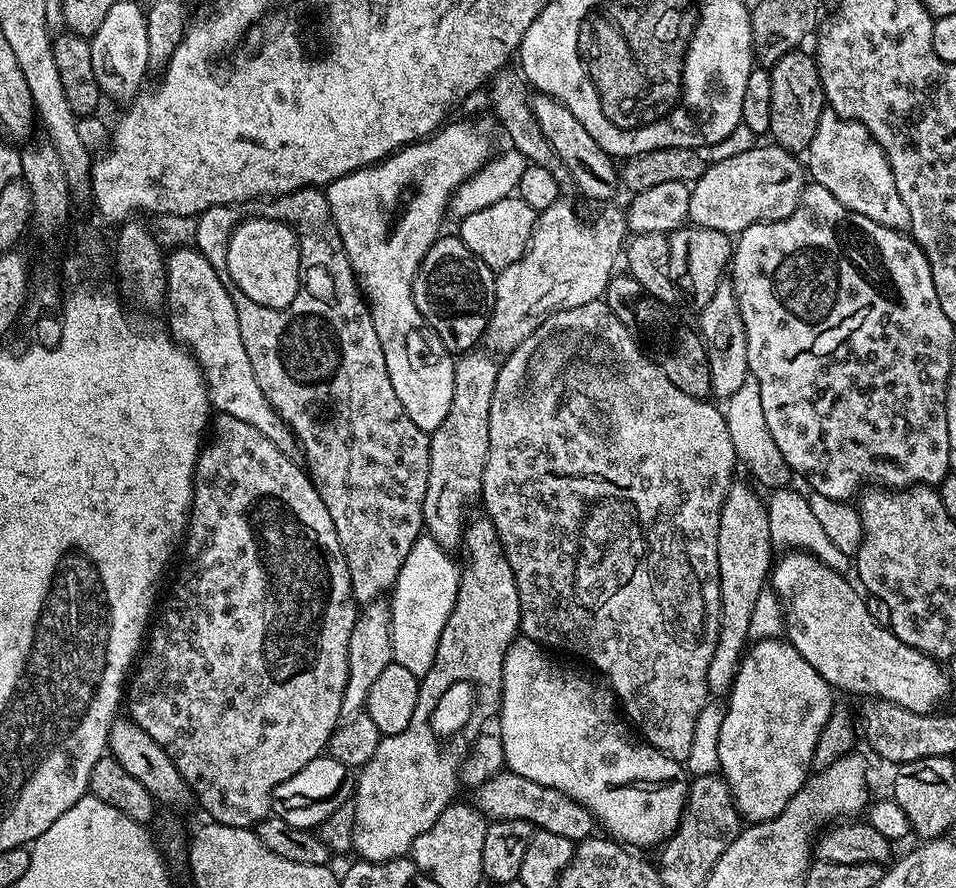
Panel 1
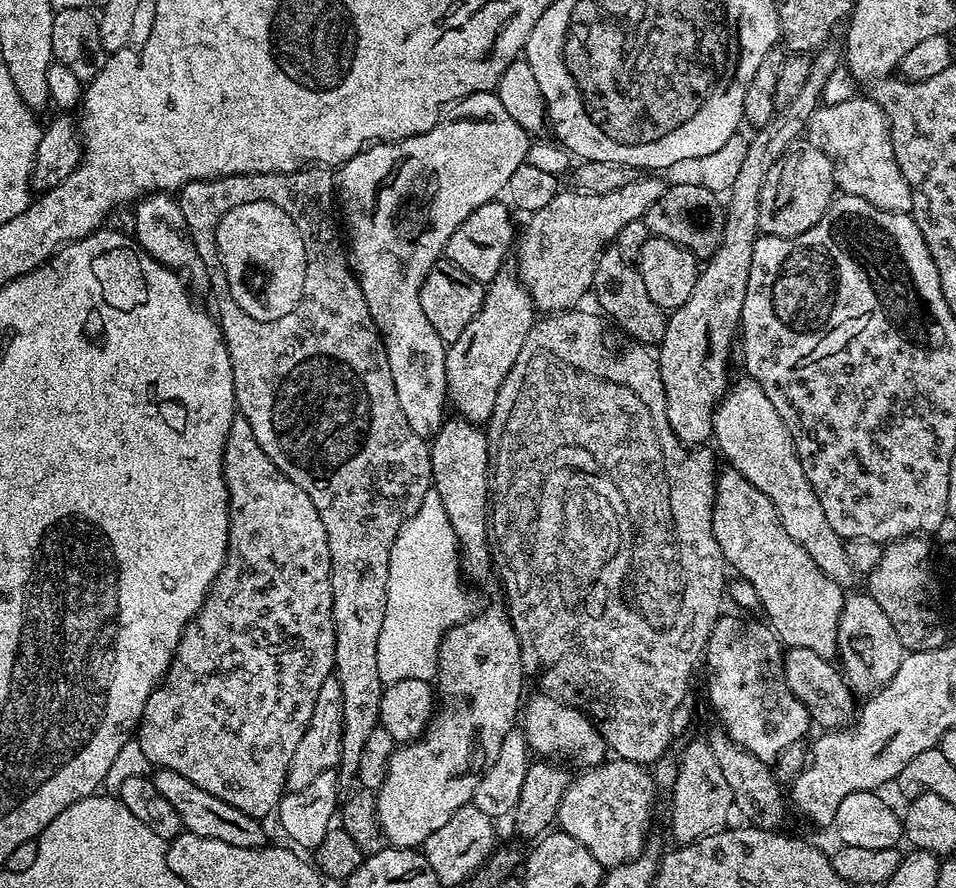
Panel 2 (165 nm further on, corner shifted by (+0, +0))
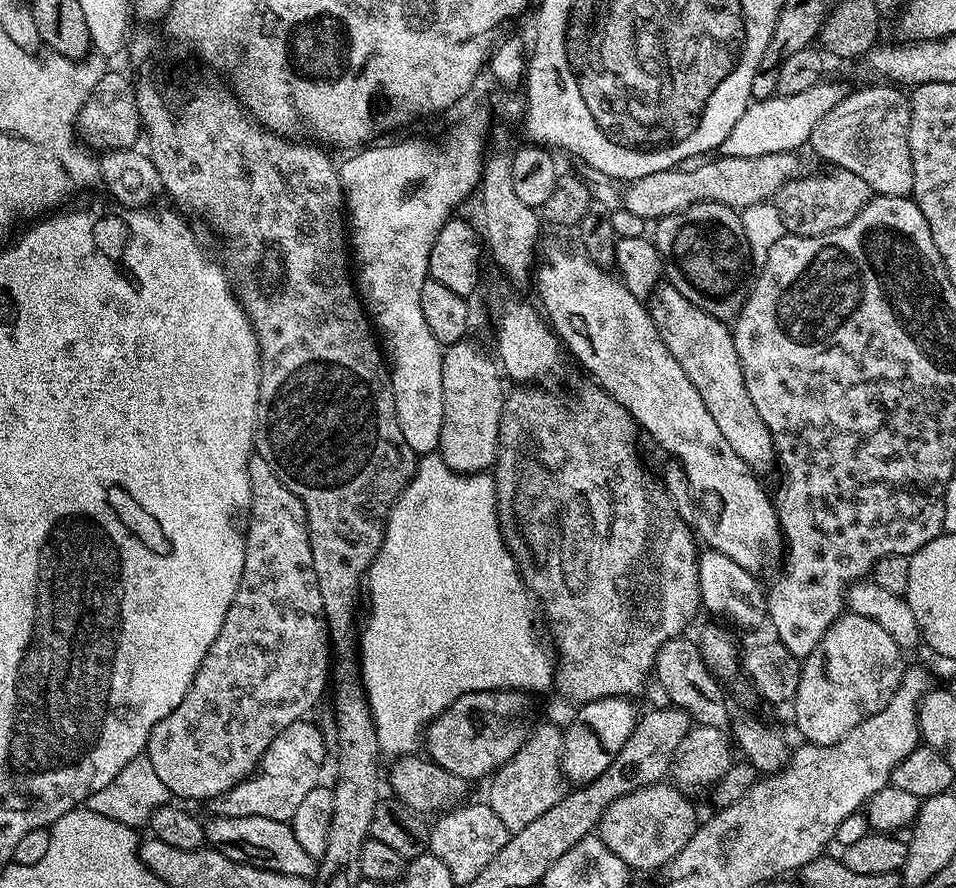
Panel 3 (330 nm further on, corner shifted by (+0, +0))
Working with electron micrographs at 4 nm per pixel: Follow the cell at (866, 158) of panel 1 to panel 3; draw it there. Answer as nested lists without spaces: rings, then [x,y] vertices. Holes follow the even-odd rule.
[[[884,82],[877,83],[877,85],[877,88],[860,88],[857,92],[849,91],[845,95],[844,100],[838,102],[838,106],[834,106],[834,110],[830,110],[830,114],[826,114],[826,118],[822,118],[822,122],[818,122],[818,126],[814,126],[810,148],[813,148],[828,163],[828,166],[845,168],[846,170],[850,170],[850,174],[858,174],[858,178],[862,178],[862,182],[866,182],[866,186],[870,186],[875,195],[911,197],[912,187],[914,186],[914,166],[910,158],[910,142],[908,141],[908,123],[910,122],[910,114],[912,113],[910,100],[905,93],[904,96],[900,93],[903,91],[899,87],[889,86]]]

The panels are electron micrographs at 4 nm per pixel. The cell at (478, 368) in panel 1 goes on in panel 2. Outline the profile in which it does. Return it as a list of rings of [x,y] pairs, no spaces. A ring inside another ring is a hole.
[[[502,270],[494,279],[487,281],[484,290],[482,310],[462,330],[461,336],[447,345],[446,382],[448,383],[448,400],[457,408],[463,419],[471,424],[487,425],[494,414],[494,402],[498,398],[498,390],[514,362],[518,362],[518,354],[522,354],[522,342],[526,342],[526,334],[530,334],[532,325],[538,319],[537,309],[532,303],[530,294],[521,284],[519,275]]]

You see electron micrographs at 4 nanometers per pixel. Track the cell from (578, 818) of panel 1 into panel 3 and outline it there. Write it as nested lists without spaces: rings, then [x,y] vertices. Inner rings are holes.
[[[668,782],[651,784],[645,788],[634,790],[622,798],[618,798],[605,810],[604,817],[601,818],[598,825],[599,838],[602,842],[606,842],[606,846],[610,846],[610,850],[614,850],[614,854],[618,854],[618,858],[622,858],[622,862],[628,864],[629,869],[663,869],[679,854],[682,846],[686,846],[686,842],[690,842],[690,838],[696,833],[698,827],[696,808],[687,799],[691,800],[681,789]]]

